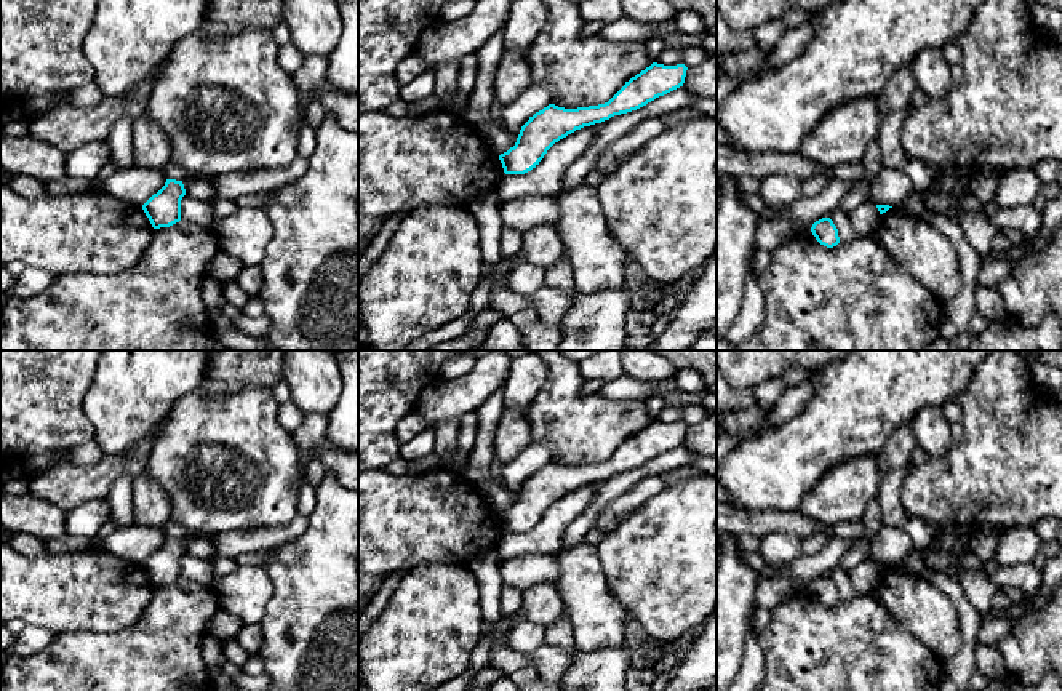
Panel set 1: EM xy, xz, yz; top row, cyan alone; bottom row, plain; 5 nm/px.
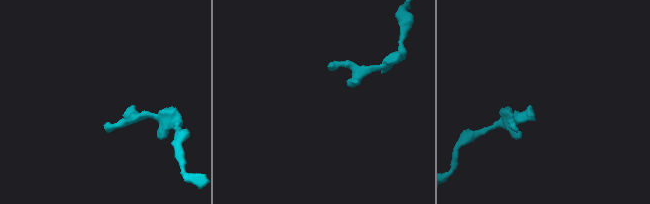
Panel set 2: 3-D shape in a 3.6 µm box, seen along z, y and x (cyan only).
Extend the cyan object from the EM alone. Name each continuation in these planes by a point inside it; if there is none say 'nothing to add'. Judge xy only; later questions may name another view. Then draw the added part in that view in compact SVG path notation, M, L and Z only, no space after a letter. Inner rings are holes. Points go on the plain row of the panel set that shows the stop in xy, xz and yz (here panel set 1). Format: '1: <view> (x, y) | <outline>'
1: xy (171, 528) | M171 518L163 525L163 533L166 537L176 539L184 539L189 534L187 528Z

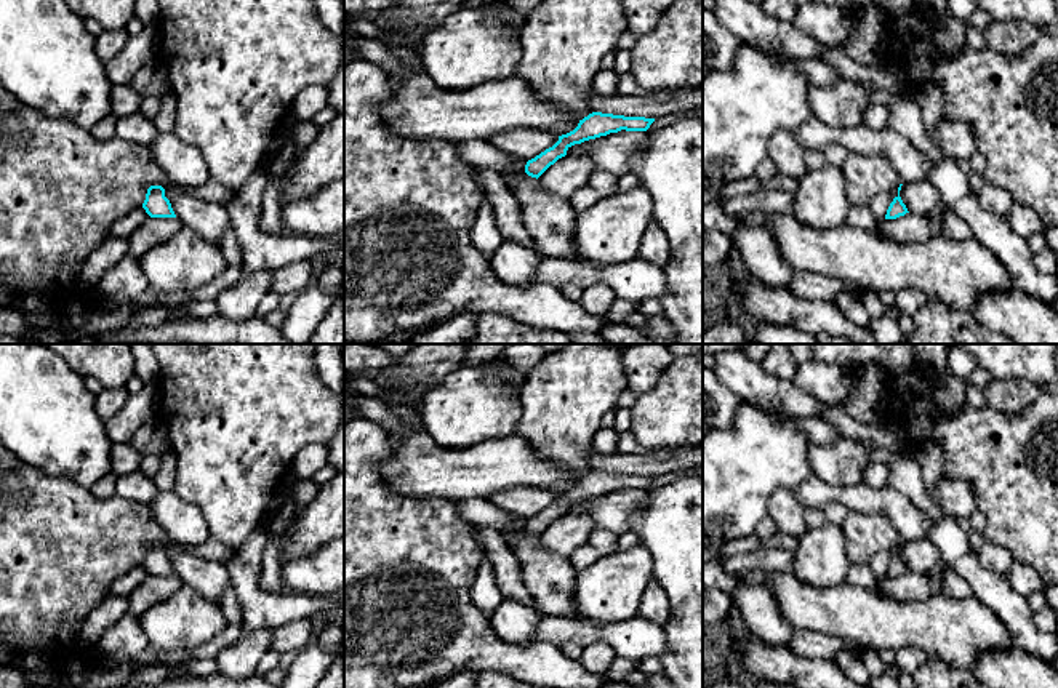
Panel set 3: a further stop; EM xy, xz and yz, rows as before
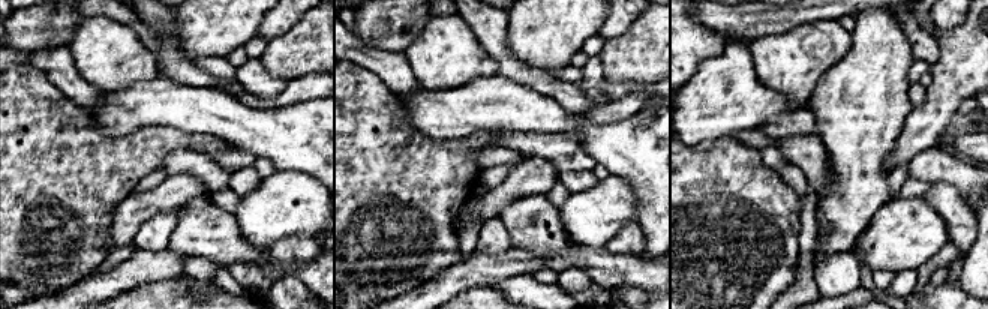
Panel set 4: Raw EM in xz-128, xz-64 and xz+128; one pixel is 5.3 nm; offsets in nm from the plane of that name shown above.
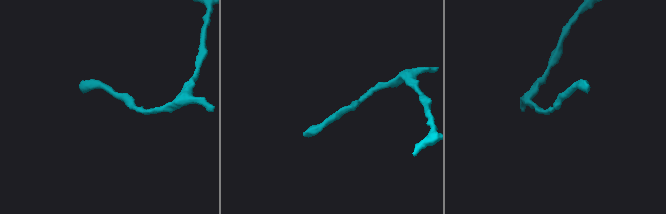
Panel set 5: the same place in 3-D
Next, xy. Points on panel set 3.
nothing to add

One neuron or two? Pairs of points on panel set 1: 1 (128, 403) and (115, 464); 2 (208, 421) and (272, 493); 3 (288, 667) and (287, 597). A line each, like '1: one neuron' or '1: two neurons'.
1: two neurons
2: one neuron
3: one neuron

